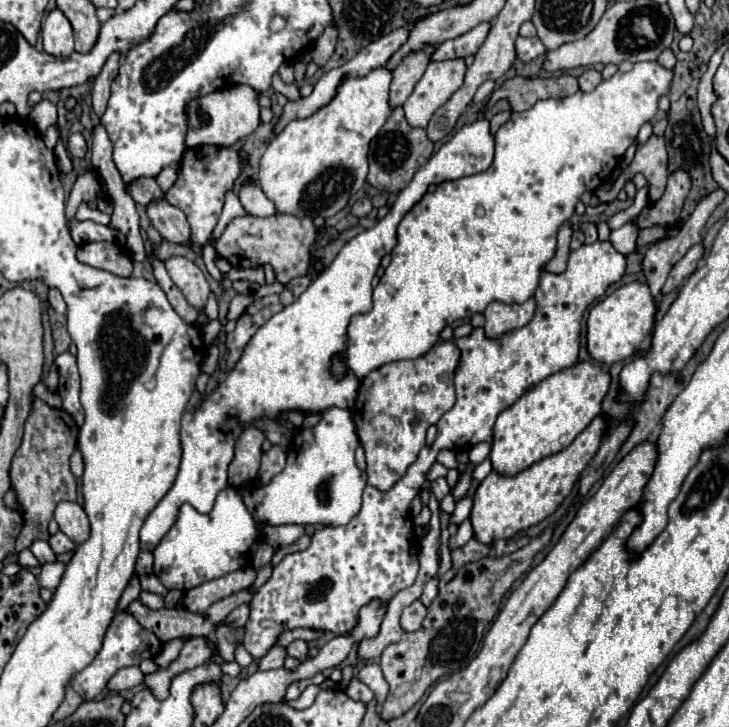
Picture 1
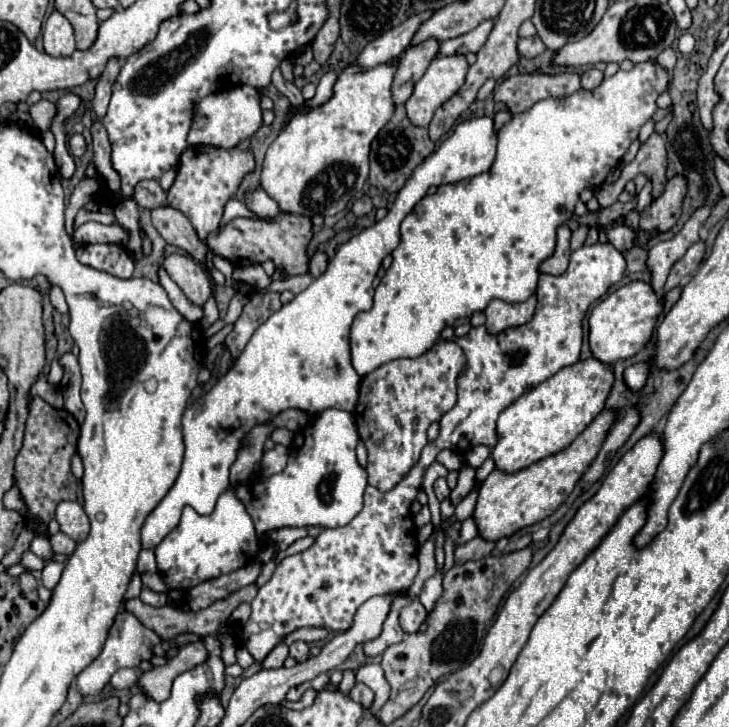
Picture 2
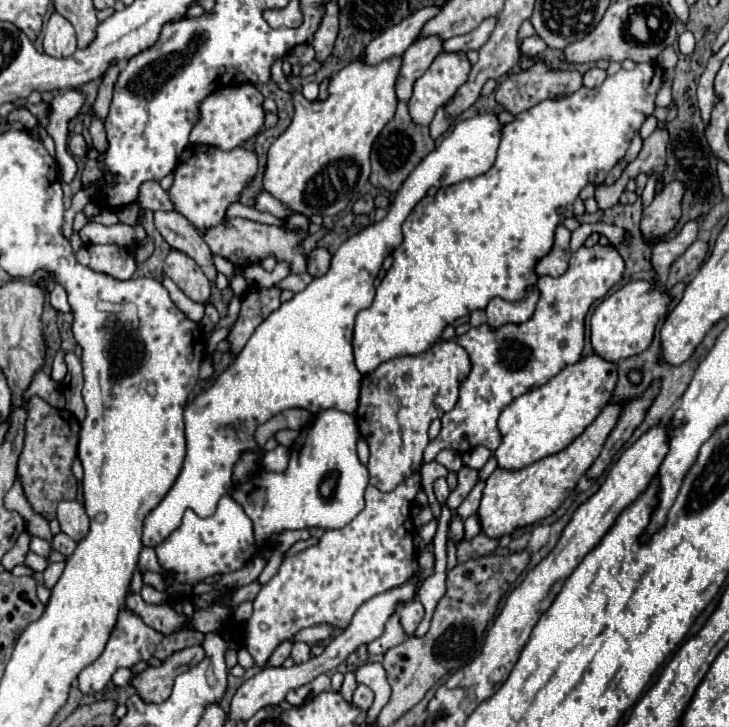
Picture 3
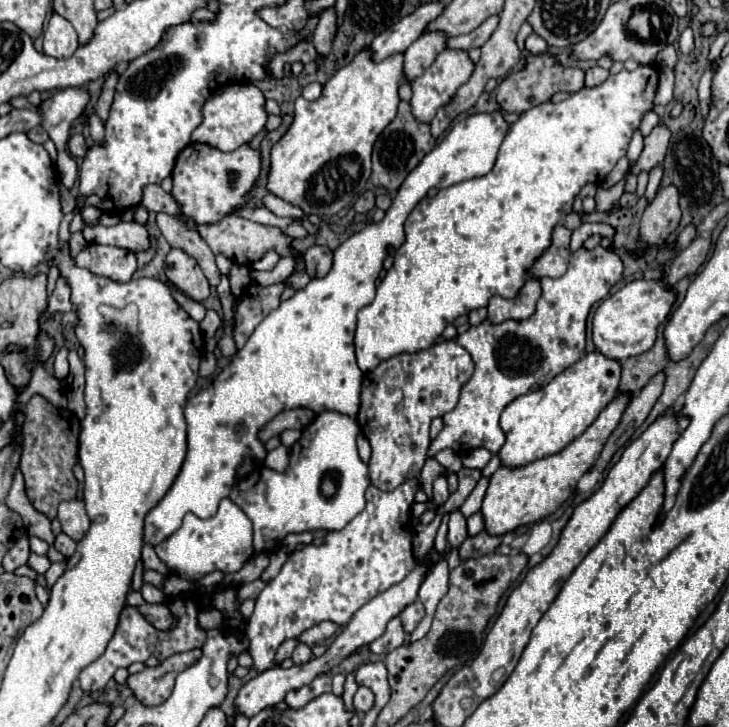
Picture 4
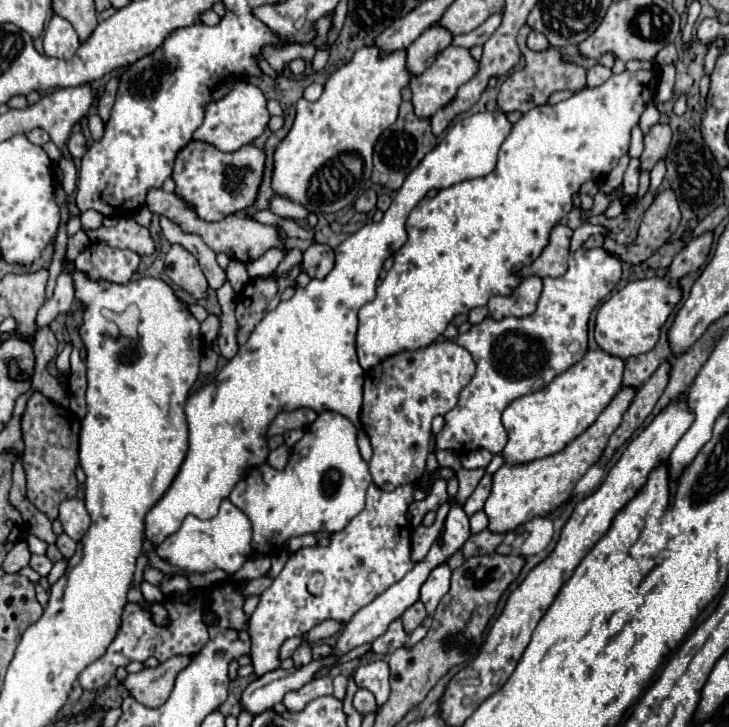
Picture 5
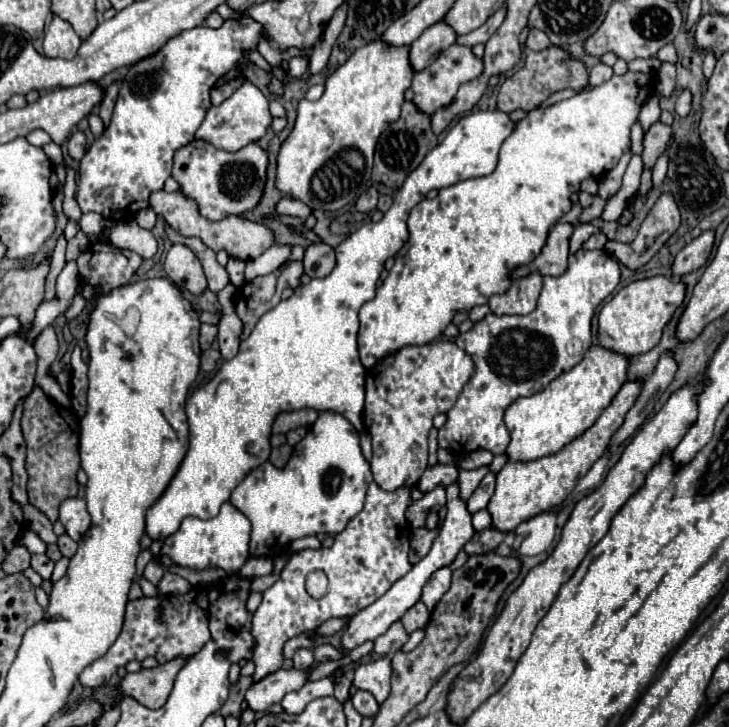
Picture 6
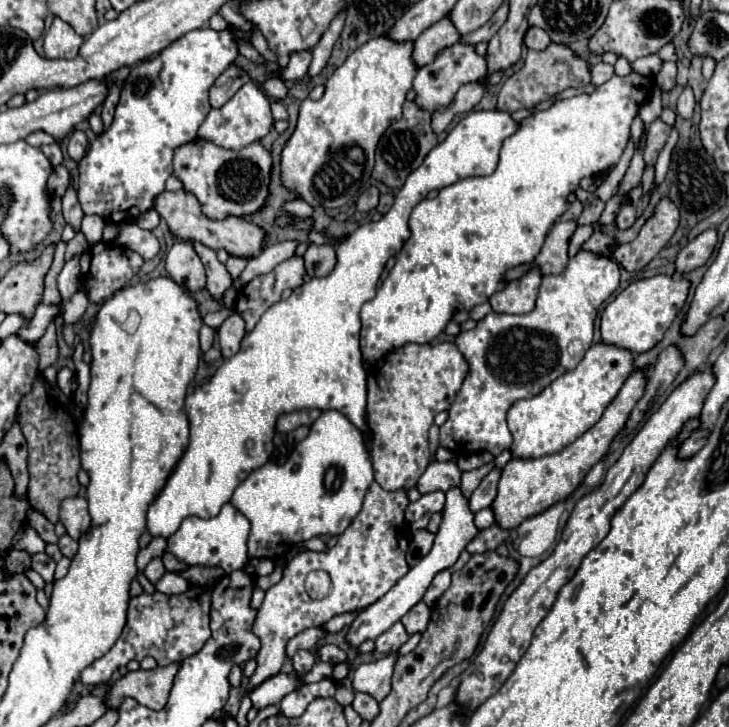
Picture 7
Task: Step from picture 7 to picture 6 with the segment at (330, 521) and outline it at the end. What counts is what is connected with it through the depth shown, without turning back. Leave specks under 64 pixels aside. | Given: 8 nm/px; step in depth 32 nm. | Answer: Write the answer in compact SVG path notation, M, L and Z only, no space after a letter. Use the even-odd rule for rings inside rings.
M328 410L322 412L318 420L310 426L306 438L294 446L292 456L284 468L276 468L270 462L258 466L256 472L252 470L236 486L230 502L252 522L250 556L276 558L288 548L288 544L292 544L292 540L316 534L340 534L348 526L348 522L362 510L370 482L372 470L362 454L358 430L342 414Z

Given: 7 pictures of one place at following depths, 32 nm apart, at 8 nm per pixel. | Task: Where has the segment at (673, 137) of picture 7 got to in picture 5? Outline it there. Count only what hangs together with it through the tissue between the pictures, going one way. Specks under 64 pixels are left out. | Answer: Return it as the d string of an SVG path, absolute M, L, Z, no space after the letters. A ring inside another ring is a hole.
M662 158L662 160L658 160L658 162L656 162L656 166L654 166L654 168L652 168L652 172L650 172L650 176L652 176L650 192L654 192L654 190L660 186L660 182L662 182L662 178L664 178L664 174L666 174L666 164L664 164L664 158Z

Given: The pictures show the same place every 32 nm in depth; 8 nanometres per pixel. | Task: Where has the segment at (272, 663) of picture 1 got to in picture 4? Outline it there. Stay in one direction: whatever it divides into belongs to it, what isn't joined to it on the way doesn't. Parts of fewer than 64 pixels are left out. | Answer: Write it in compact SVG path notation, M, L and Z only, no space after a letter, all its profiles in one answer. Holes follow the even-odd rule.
M290 638L290 640L286 640L286 642L278 648L278 652L276 652L276 662L280 664L282 660L290 658L290 656L292 656L292 648L296 648L296 644L298 644L298 642L300 642L298 638Z

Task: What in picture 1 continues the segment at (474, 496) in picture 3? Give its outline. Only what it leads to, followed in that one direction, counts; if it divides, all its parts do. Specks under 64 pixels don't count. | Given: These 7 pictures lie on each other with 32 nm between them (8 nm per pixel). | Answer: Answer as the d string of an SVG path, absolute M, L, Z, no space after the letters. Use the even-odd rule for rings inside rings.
M466 496L466 498L462 498L462 500L456 504L456 510L454 510L450 522L462 524L462 522L470 516L470 510L472 510L472 496Z

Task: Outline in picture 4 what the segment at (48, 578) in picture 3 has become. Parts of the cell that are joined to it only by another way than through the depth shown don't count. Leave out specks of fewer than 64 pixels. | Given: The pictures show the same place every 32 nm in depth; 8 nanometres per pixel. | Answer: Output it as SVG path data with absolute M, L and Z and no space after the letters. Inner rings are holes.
M56 562L56 564L50 566L50 570L46 572L46 582L48 582L50 588L52 588L54 582L64 574L64 568L66 568L66 562Z

